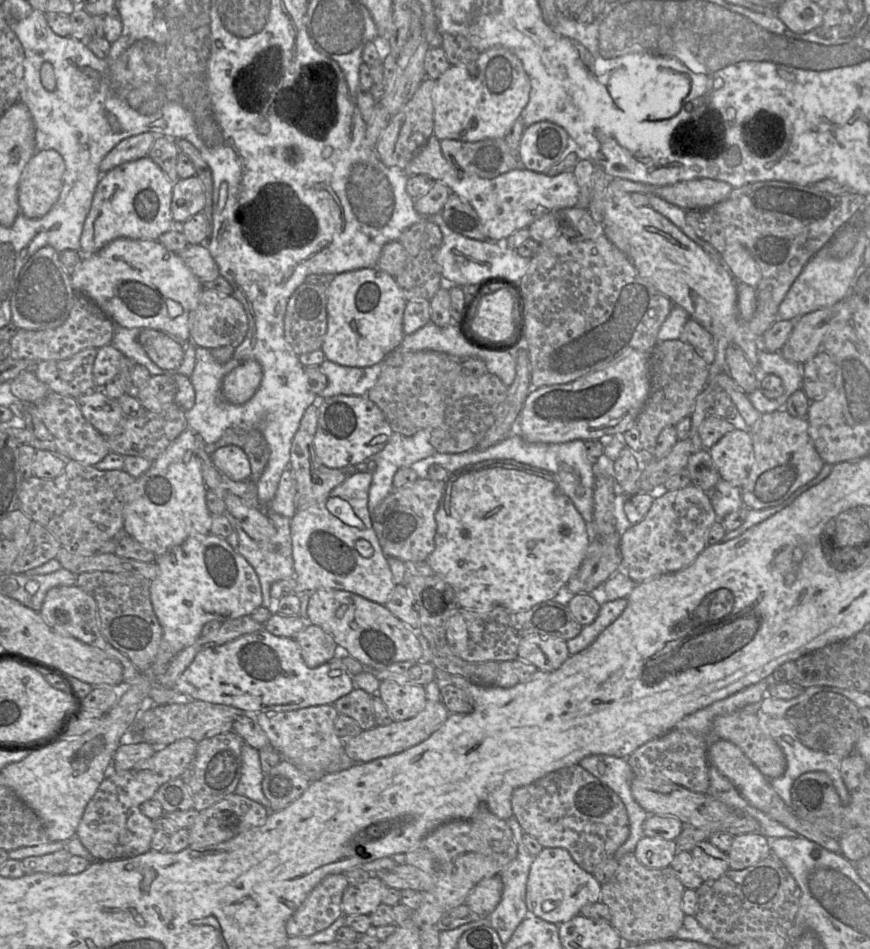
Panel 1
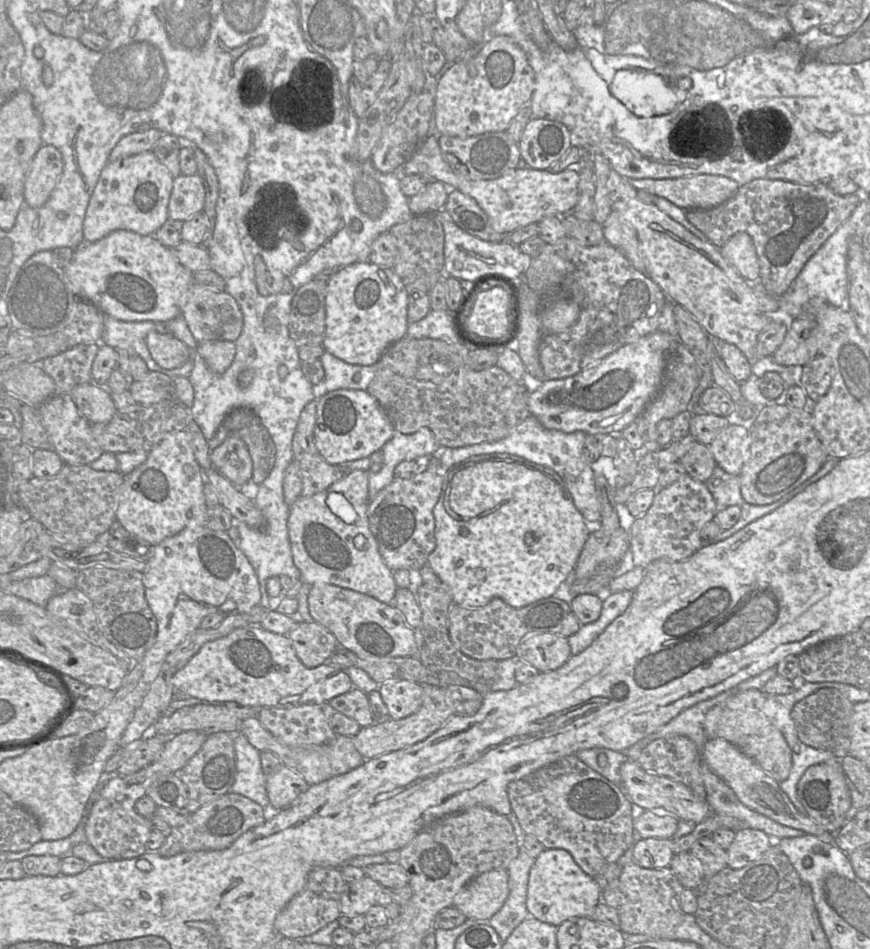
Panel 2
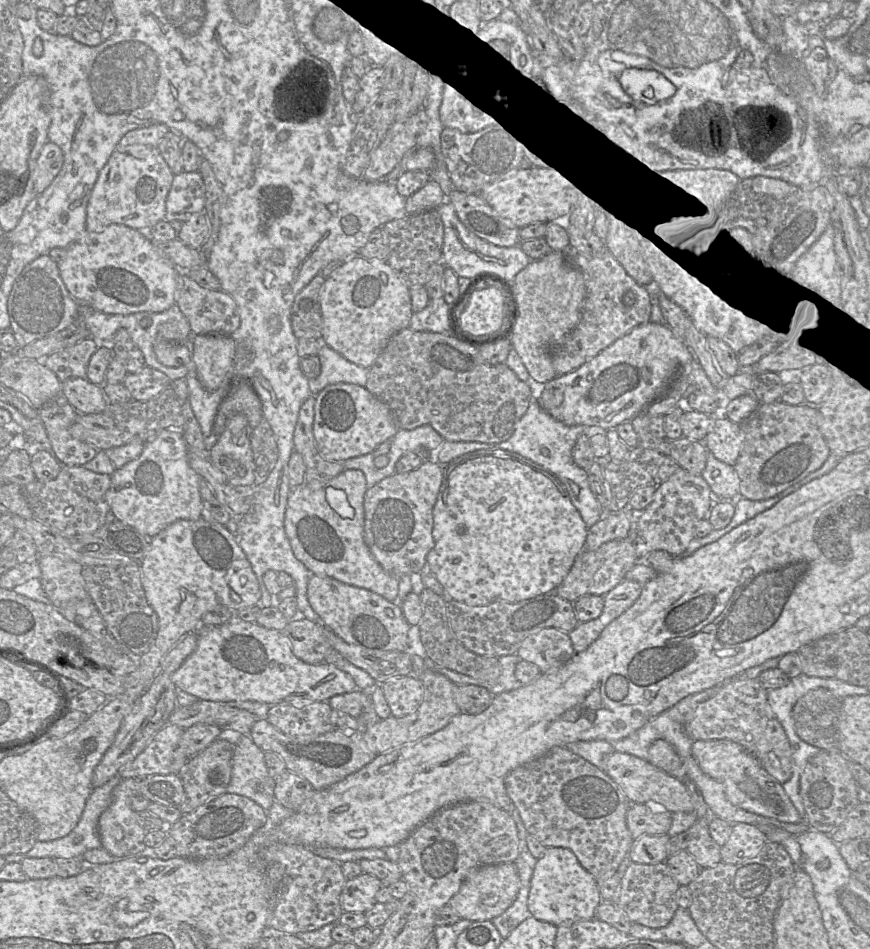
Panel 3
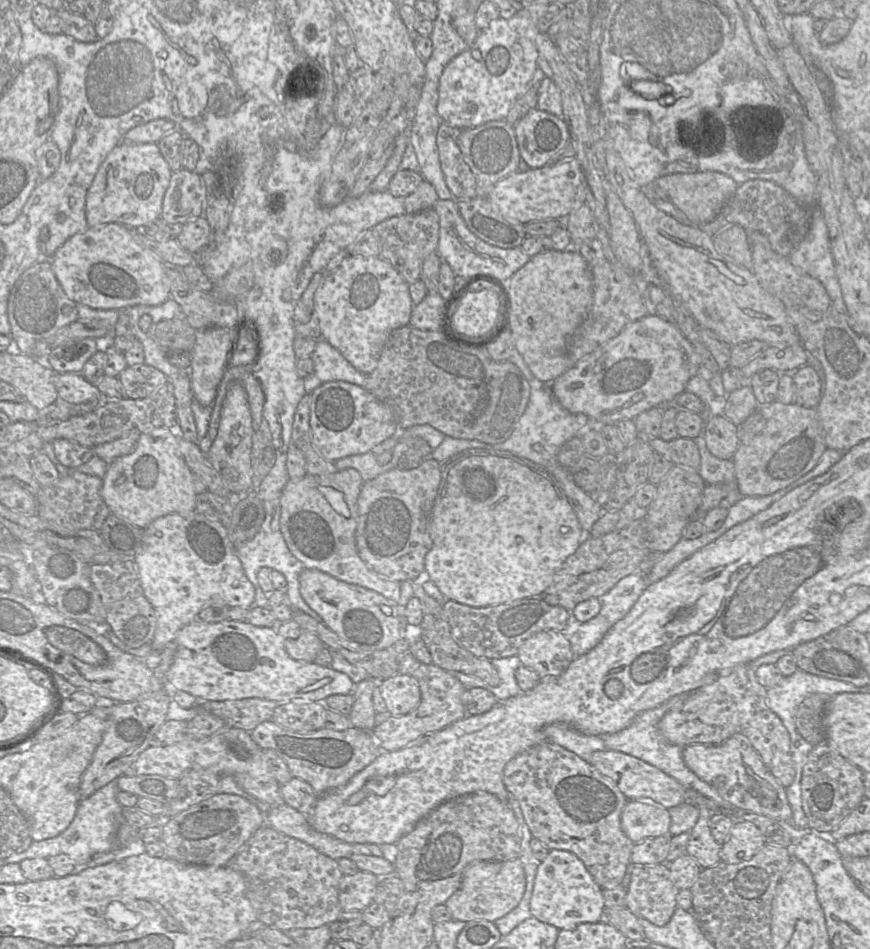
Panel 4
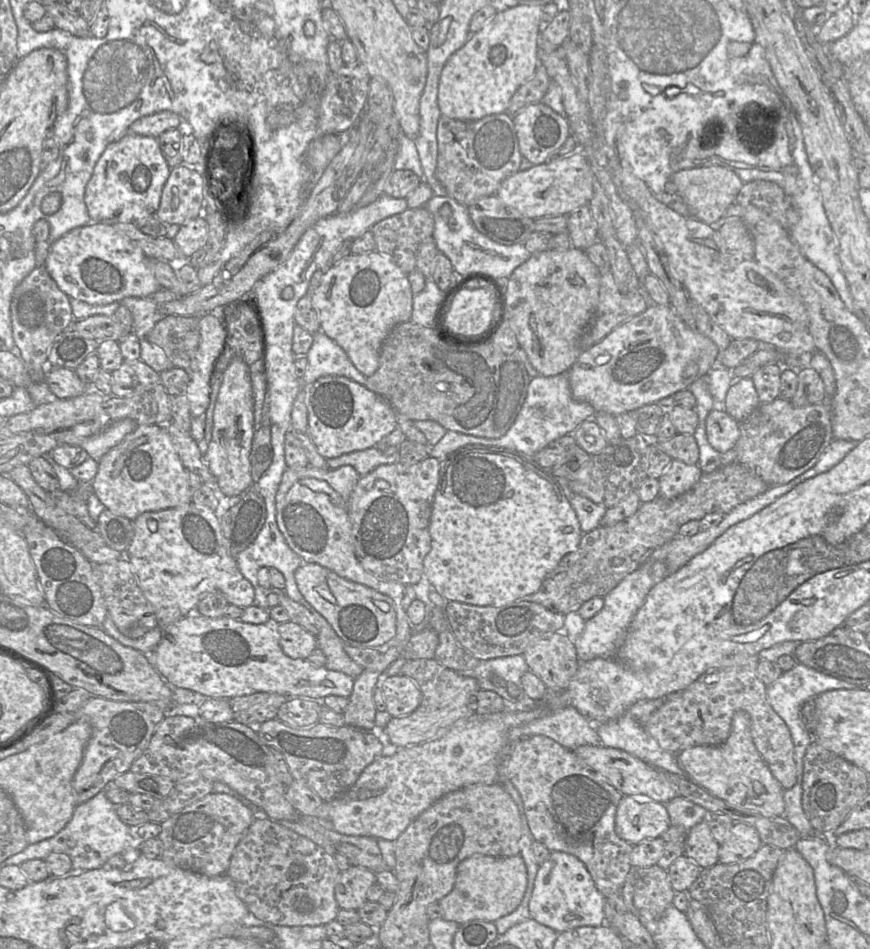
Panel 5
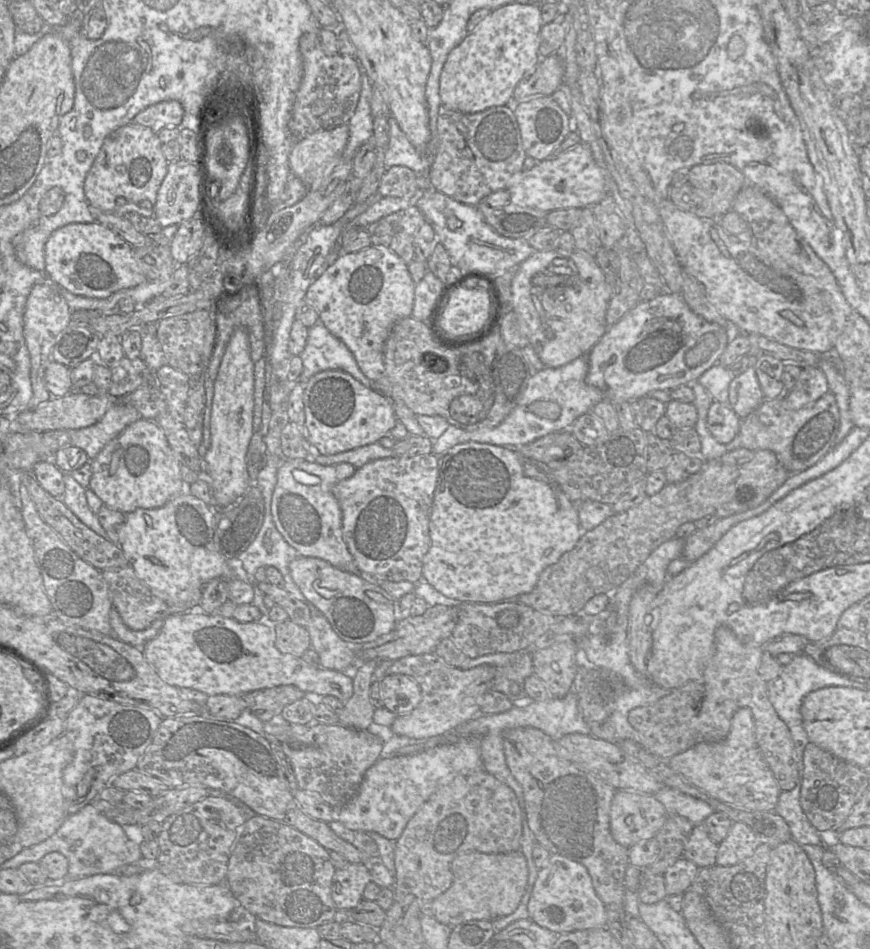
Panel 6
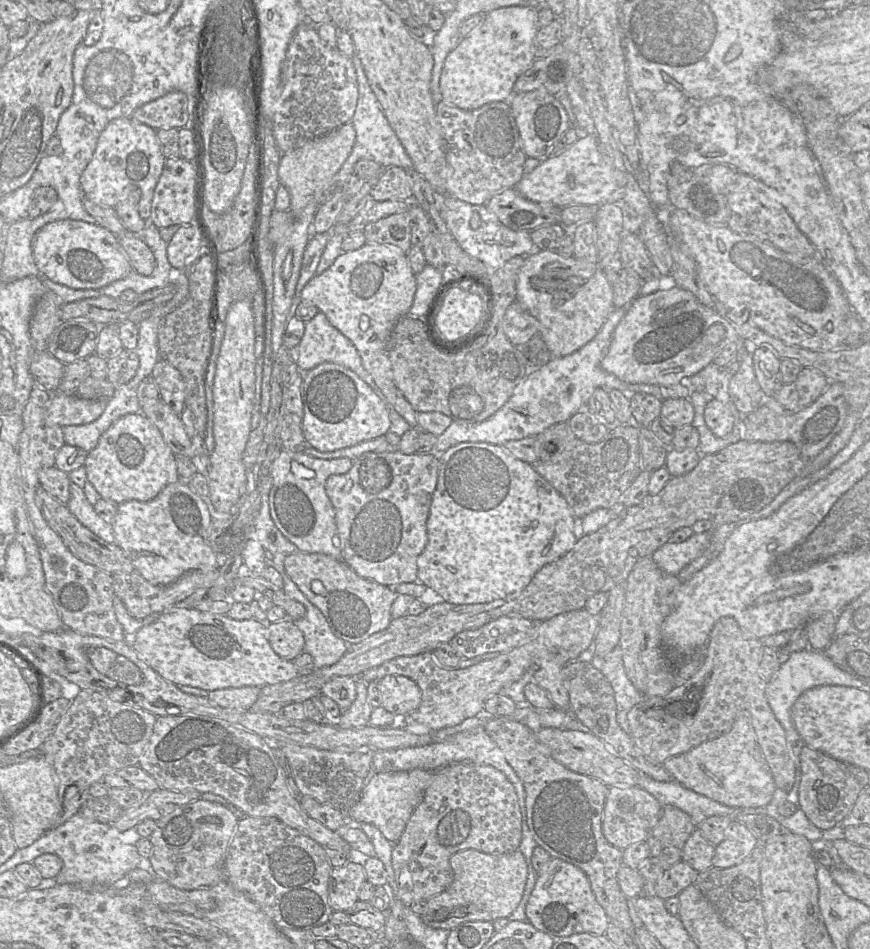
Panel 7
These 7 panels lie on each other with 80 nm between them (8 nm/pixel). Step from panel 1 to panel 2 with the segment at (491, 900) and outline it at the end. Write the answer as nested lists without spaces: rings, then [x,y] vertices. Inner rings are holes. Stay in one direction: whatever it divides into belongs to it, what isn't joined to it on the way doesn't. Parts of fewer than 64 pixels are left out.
[[[491,870],[470,880],[454,897],[452,906],[467,919],[488,921],[501,909],[508,894],[507,870]]]

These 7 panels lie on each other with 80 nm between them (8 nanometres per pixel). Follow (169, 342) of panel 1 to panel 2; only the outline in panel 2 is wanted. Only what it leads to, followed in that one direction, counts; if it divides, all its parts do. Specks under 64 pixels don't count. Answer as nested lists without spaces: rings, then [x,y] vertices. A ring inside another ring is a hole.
[[[152,331],[146,344],[154,361],[163,369],[175,369],[192,359],[192,350],[171,333]]]

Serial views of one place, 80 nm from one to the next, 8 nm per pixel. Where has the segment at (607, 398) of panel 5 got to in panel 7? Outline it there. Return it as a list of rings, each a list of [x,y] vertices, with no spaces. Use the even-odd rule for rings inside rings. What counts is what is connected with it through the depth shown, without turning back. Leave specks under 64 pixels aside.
[[[674,286],[635,298],[615,328],[601,367],[630,384],[678,384],[700,372],[714,361],[726,345],[739,339],[736,326],[714,307],[702,304],[690,291]],[[714,324],[723,326],[725,333],[722,340],[716,347],[696,355],[695,346]]]

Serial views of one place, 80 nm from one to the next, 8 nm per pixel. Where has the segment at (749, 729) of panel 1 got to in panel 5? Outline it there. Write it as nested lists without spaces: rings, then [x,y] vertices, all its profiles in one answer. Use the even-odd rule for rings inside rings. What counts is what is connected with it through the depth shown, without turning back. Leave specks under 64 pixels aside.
[[[735,654],[729,656],[703,673],[684,690],[663,696],[667,698],[667,701],[647,720],[647,733],[658,742],[662,749],[672,753],[678,753],[693,746],[719,745],[728,738],[731,732],[734,713],[743,710],[750,716],[751,737],[756,749],[784,790],[790,789],[797,781],[794,744],[786,723],[768,702],[767,686],[756,675],[758,662],[758,655]]]

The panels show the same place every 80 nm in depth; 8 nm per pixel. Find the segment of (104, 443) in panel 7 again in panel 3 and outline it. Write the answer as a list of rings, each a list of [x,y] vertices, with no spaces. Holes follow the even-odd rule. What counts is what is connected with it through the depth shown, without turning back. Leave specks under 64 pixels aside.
[[[164,429],[154,441],[144,445],[138,458],[116,469],[111,475],[111,485],[106,493],[107,502],[114,516],[149,538],[178,520],[200,519],[203,507],[199,491],[201,477],[191,468],[188,452],[189,447],[180,429]]]

